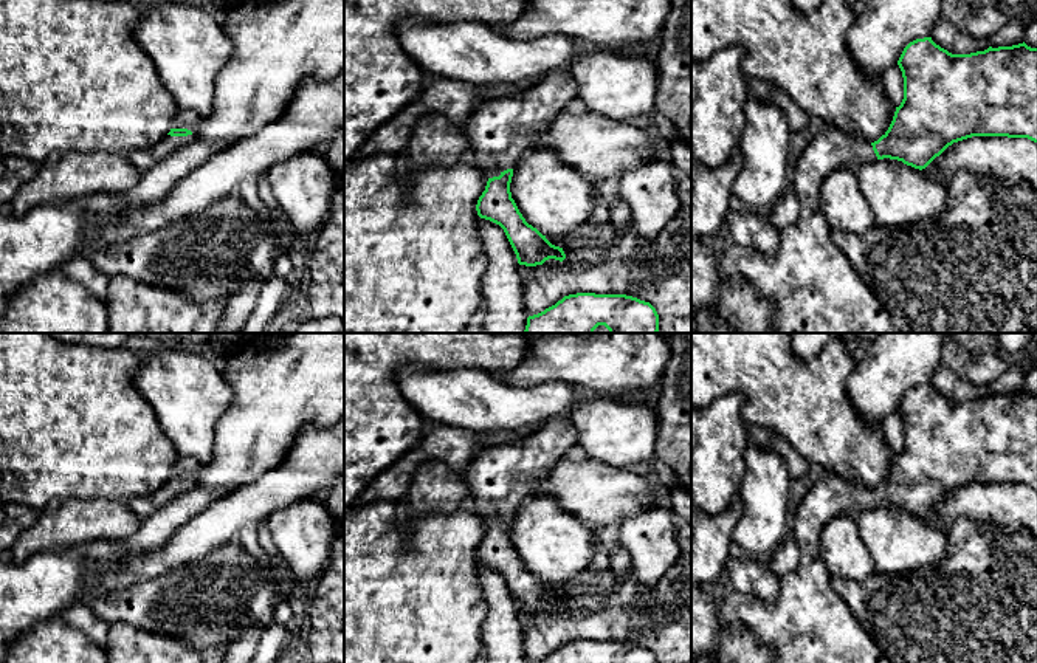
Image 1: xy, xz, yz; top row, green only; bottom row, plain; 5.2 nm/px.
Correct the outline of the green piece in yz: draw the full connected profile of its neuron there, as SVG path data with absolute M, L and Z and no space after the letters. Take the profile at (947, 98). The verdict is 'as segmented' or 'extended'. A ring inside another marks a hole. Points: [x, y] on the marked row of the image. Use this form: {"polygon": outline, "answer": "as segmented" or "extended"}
{"polygon": "M932 37L910 42L897 65L904 77L904 99L896 107L888 130L874 143L848 136L837 127L826 127L811 136L794 167L792 186L800 200L800 218L794 226L781 229L781 243L772 256L753 248L730 245L721 251L721 277L744 276L752 288L775 307L775 324L767 333L904 333L890 321L880 301L871 293L842 249L832 242L832 231L818 206L820 187L829 172L837 167L859 169L876 160L897 160L915 169L925 169L953 143L972 136L1028 138L1037 143L1037 48L1025 42L1012 46L989 46L970 54L952 54L936 45Z", "answer": "extended"}

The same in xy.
{"polygon": "M171 129L171 132L155 146L149 149L136 149L127 153L127 160L143 173L155 164L167 158L180 146L186 144L192 136L188 129Z", "answer": "extended"}

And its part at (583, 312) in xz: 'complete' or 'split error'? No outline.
complete

